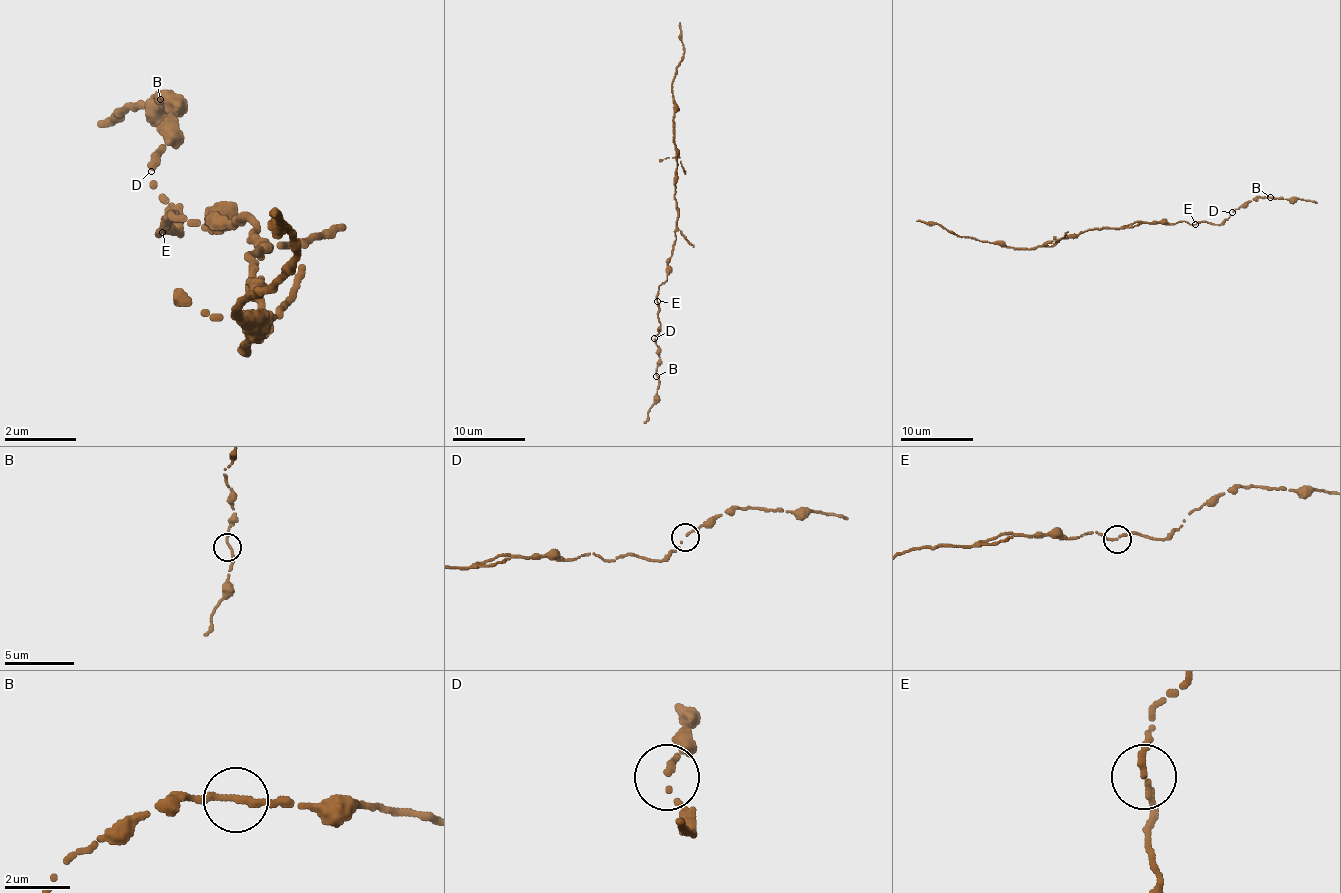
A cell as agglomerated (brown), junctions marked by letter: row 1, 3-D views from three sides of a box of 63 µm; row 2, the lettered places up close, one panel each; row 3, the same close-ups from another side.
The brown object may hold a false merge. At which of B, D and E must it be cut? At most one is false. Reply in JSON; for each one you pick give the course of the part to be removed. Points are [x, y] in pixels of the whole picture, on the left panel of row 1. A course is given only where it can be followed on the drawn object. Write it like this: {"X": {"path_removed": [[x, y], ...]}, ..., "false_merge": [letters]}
{"false_merge": []}

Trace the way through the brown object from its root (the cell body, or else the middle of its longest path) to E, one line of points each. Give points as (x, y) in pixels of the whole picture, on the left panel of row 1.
E: (259, 243), (250, 234), (259, 225), (250, 216), (241, 225), (187, 225), (169, 216), (160, 234)

